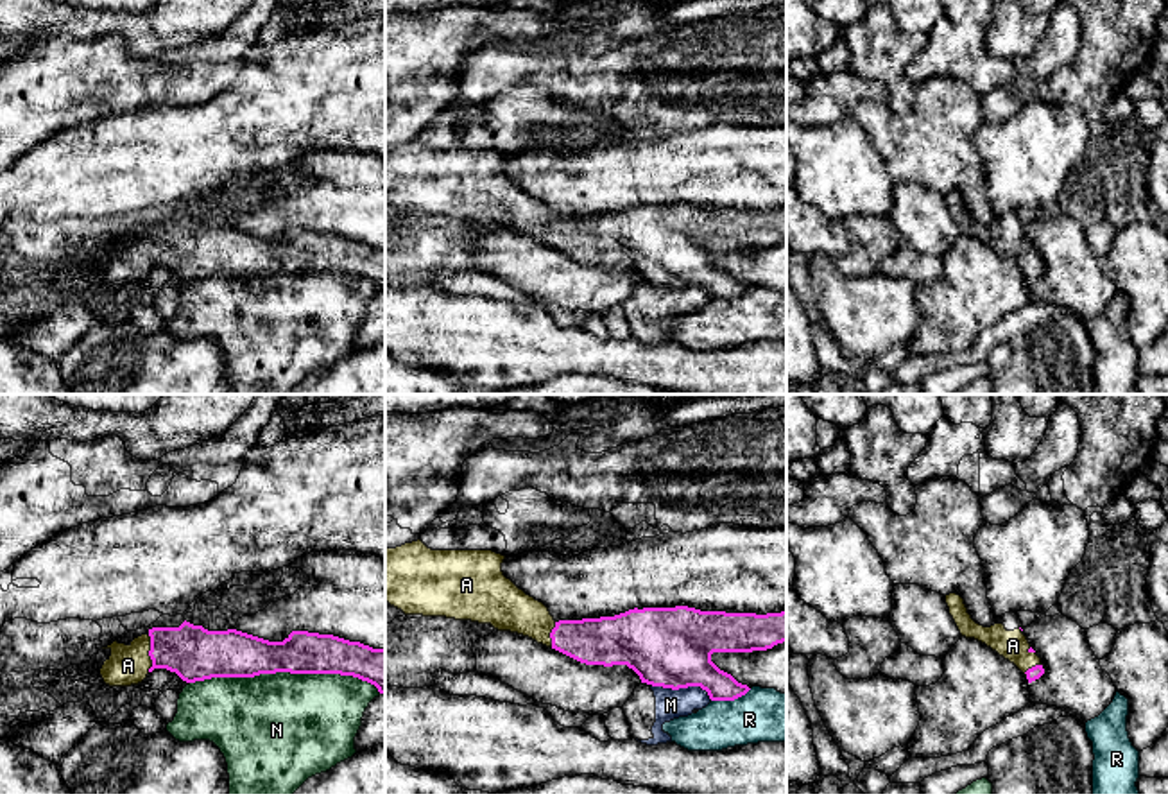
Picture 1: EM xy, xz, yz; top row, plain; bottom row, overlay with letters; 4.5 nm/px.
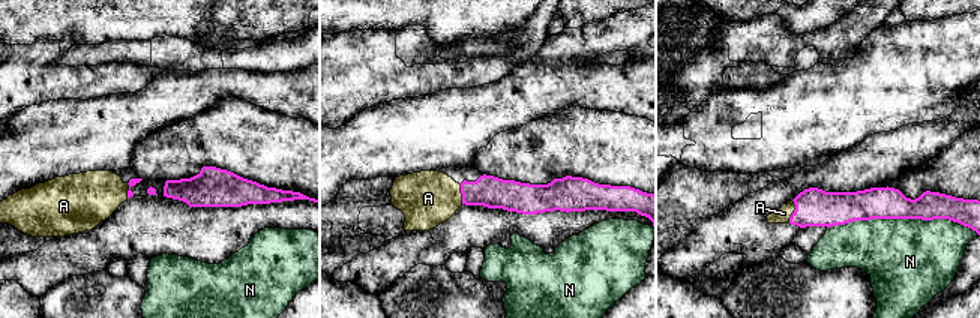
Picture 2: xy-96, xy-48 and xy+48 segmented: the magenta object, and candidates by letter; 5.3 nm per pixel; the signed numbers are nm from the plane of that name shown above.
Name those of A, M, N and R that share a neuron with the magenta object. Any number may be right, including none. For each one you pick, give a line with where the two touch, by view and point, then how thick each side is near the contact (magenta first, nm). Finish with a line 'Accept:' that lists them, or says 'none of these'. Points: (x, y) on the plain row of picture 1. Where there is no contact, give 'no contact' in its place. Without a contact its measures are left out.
A: xy (149, 251) | 240/180 nm
Accept: A

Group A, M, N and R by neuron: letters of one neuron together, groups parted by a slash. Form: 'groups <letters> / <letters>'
groups A / M N / R

